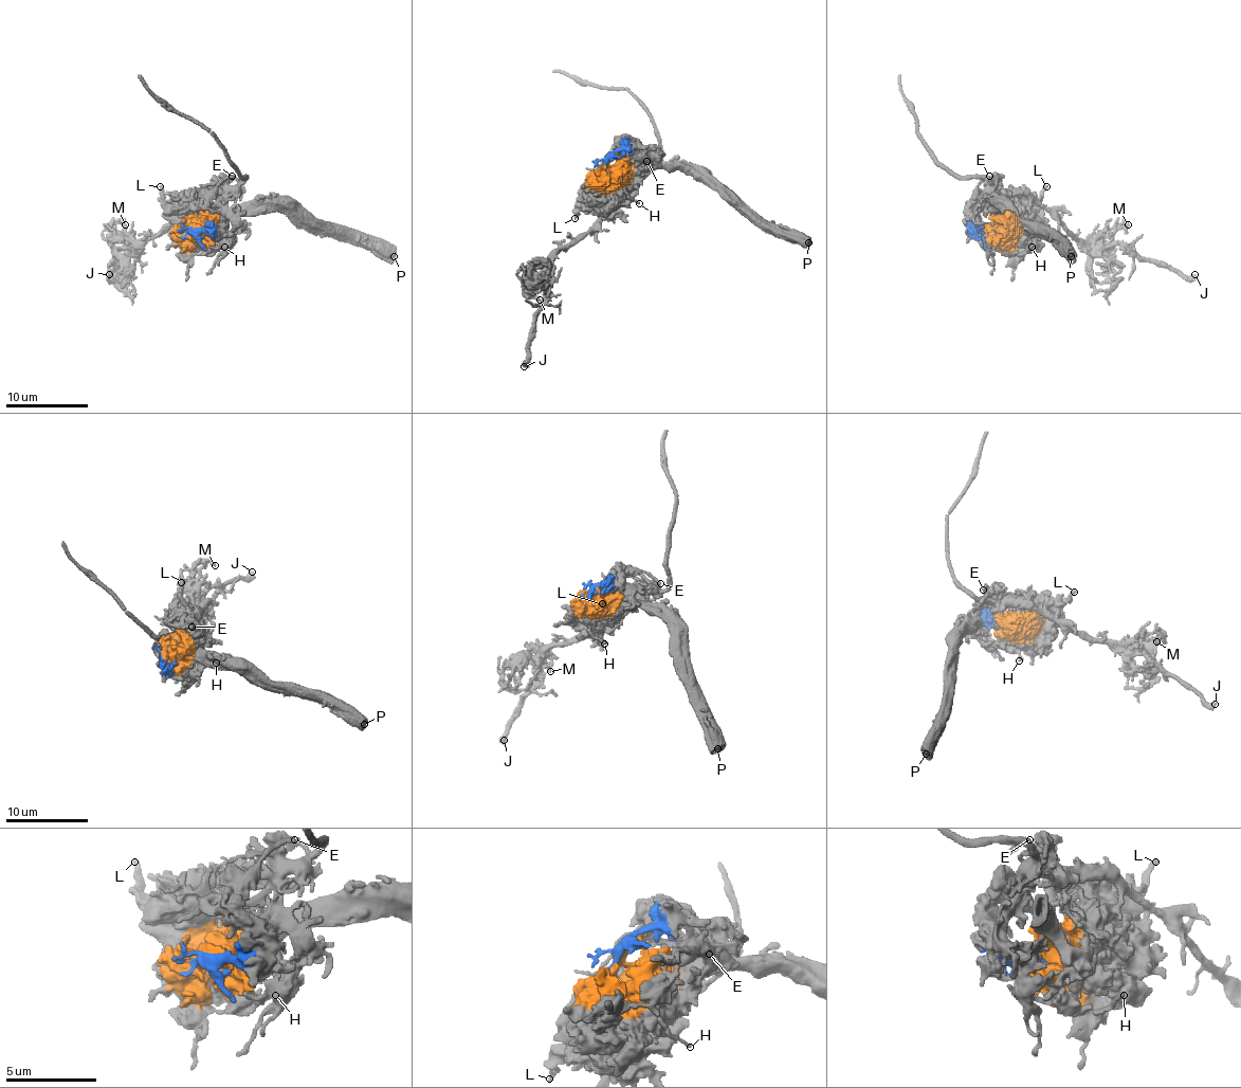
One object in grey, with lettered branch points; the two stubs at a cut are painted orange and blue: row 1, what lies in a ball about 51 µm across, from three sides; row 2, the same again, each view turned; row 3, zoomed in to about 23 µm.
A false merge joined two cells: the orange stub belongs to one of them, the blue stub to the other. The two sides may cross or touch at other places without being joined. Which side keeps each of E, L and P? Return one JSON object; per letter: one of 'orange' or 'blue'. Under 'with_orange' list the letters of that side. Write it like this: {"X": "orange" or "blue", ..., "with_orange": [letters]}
{"E": "blue", "L": "orange", "P": "orange", "with_orange": ["L", "P"]}

